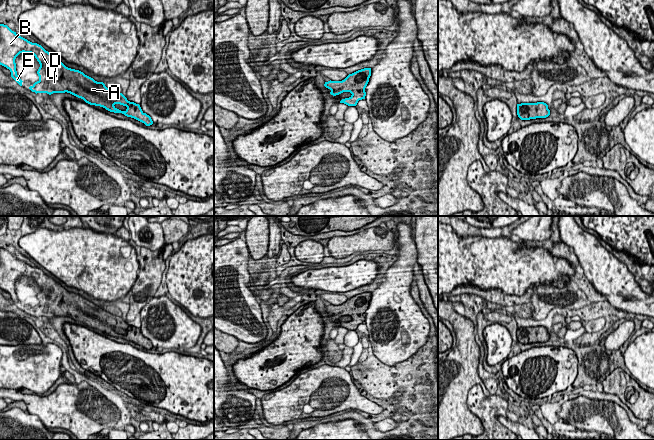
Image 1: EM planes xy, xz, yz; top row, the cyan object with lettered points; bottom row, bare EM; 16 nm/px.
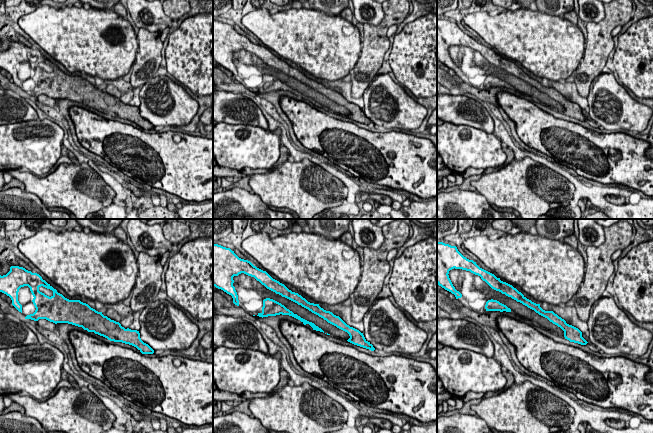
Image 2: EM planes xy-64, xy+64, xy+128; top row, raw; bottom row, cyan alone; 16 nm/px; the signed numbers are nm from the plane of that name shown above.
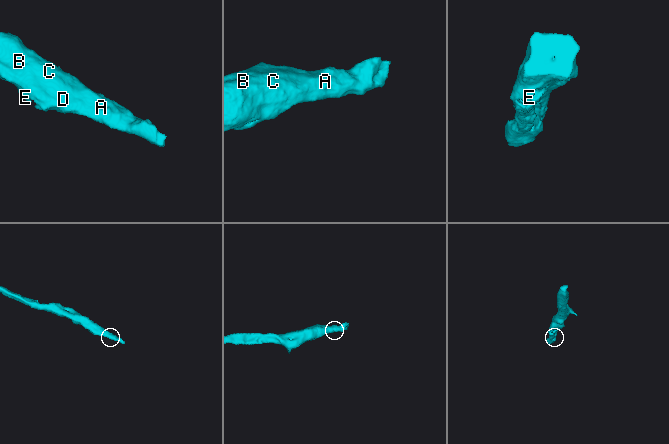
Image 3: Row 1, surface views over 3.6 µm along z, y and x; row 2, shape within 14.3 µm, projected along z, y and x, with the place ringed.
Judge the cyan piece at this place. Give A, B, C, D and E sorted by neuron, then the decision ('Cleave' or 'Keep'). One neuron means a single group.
Groups: A B C D E. Keep

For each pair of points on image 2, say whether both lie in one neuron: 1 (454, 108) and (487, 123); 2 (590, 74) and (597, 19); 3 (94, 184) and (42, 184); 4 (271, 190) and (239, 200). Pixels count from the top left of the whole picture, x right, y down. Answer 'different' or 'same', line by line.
1: same
2: same
3: same
4: different

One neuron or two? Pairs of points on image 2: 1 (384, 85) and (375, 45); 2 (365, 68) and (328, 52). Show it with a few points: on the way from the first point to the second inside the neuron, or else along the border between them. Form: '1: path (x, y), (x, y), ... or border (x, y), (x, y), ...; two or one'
1: border (377, 74), (363, 93); two
2: border (362, 42), (360, 55), (350, 73); two

